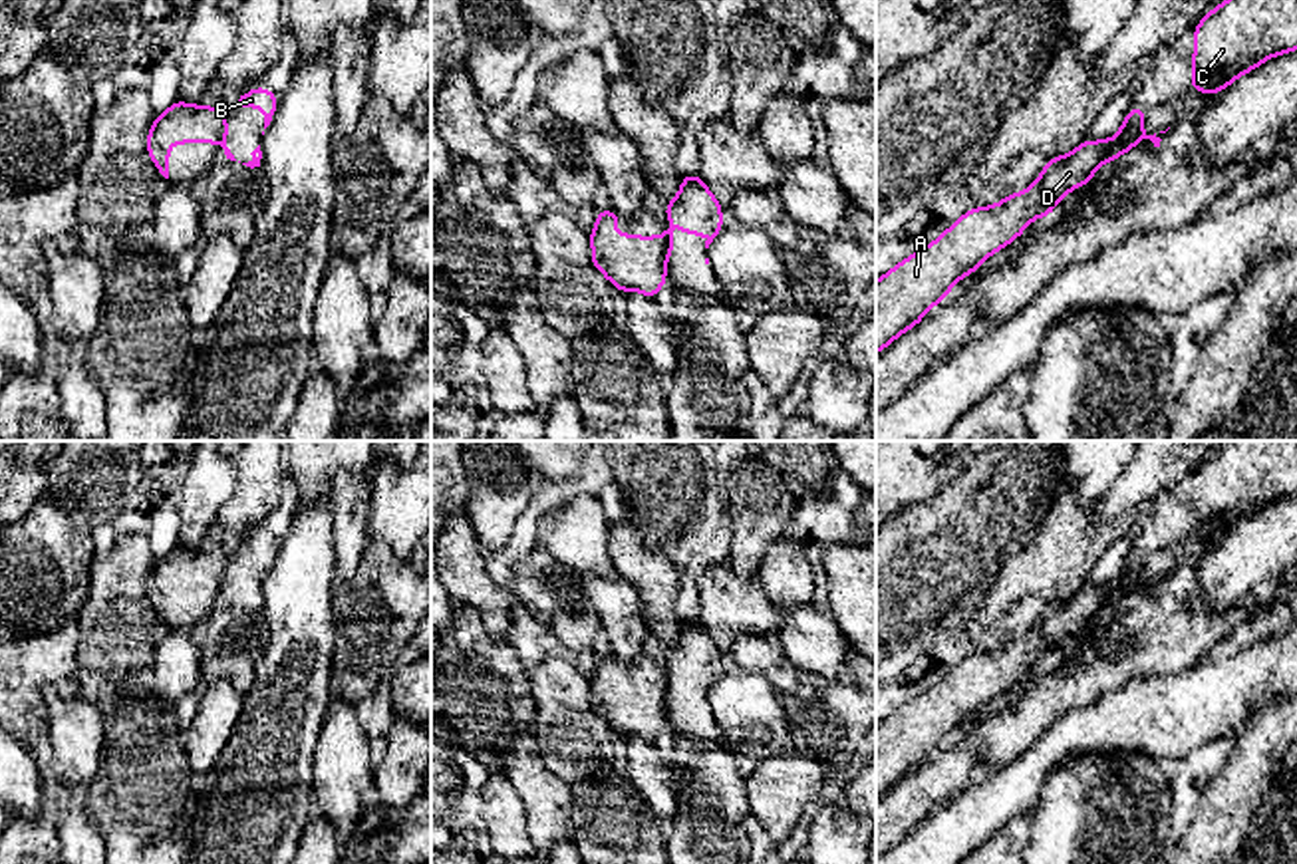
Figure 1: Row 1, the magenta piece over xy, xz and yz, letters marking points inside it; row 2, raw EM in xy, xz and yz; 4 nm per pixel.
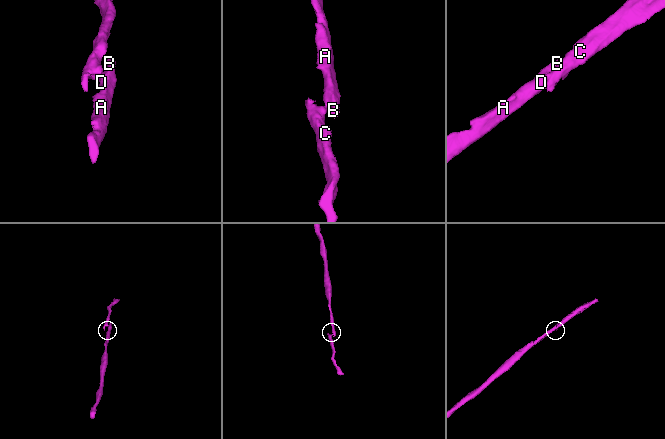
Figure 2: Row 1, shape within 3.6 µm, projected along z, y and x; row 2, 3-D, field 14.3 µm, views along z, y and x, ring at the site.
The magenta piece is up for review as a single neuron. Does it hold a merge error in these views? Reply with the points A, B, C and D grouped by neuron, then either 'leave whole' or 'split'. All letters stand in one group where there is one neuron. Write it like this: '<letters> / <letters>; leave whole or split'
A B D / C; split

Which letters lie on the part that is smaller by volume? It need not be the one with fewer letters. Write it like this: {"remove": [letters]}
{"remove": ["C"]}

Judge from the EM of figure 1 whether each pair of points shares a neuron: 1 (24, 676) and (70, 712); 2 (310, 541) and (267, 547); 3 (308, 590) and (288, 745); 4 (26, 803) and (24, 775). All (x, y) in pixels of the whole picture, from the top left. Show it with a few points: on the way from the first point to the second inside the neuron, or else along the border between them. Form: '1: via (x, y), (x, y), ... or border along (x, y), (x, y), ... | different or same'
1: border along (76, 692), (46, 694), (46, 729) | different
2: border along (279, 549), (273, 565), (263, 575) | different
3: via (300, 628), (300, 650), (290, 678), (288, 708) | same
4: via (24, 797), (24, 781) | same

